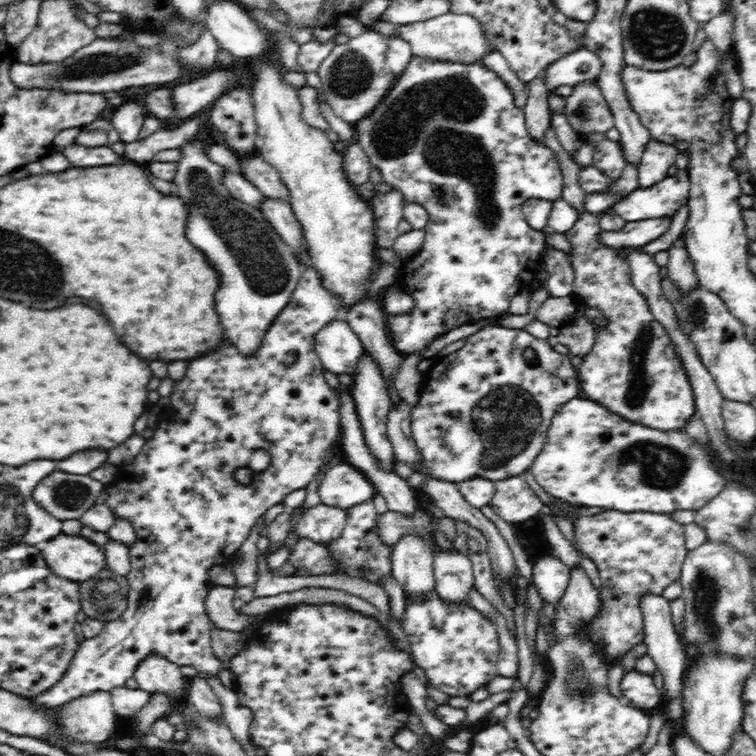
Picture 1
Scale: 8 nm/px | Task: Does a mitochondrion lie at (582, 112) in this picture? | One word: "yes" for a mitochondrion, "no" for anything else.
yes

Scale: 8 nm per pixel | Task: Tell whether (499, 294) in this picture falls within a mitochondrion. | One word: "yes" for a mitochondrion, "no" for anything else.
no

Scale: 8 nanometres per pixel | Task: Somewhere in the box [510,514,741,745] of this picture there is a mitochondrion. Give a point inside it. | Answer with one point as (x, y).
(712, 636)

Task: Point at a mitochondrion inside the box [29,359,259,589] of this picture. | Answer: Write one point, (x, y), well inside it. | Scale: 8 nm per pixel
(67, 495)

